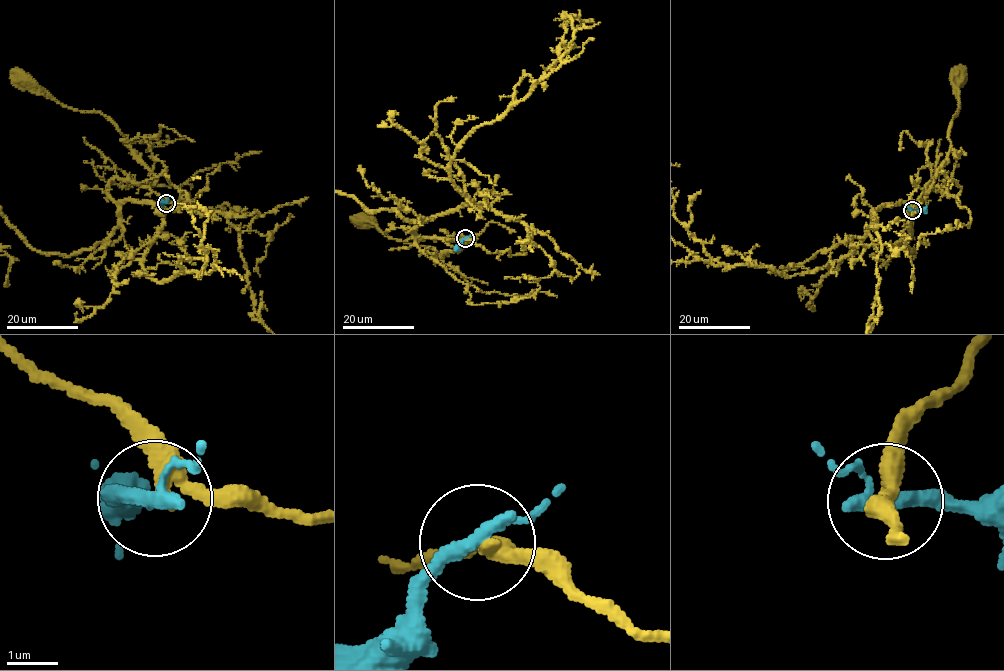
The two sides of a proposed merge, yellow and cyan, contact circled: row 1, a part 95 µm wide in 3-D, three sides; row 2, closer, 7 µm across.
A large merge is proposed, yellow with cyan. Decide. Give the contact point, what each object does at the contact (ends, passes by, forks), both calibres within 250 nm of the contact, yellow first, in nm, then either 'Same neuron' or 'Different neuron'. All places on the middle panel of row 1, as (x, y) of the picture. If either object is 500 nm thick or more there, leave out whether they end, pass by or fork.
Place: (465, 238). At the ring yellow passes by. At the ring cyan passes by. Thickness 320 nm (yellow) against 260 nm. Different neuron

